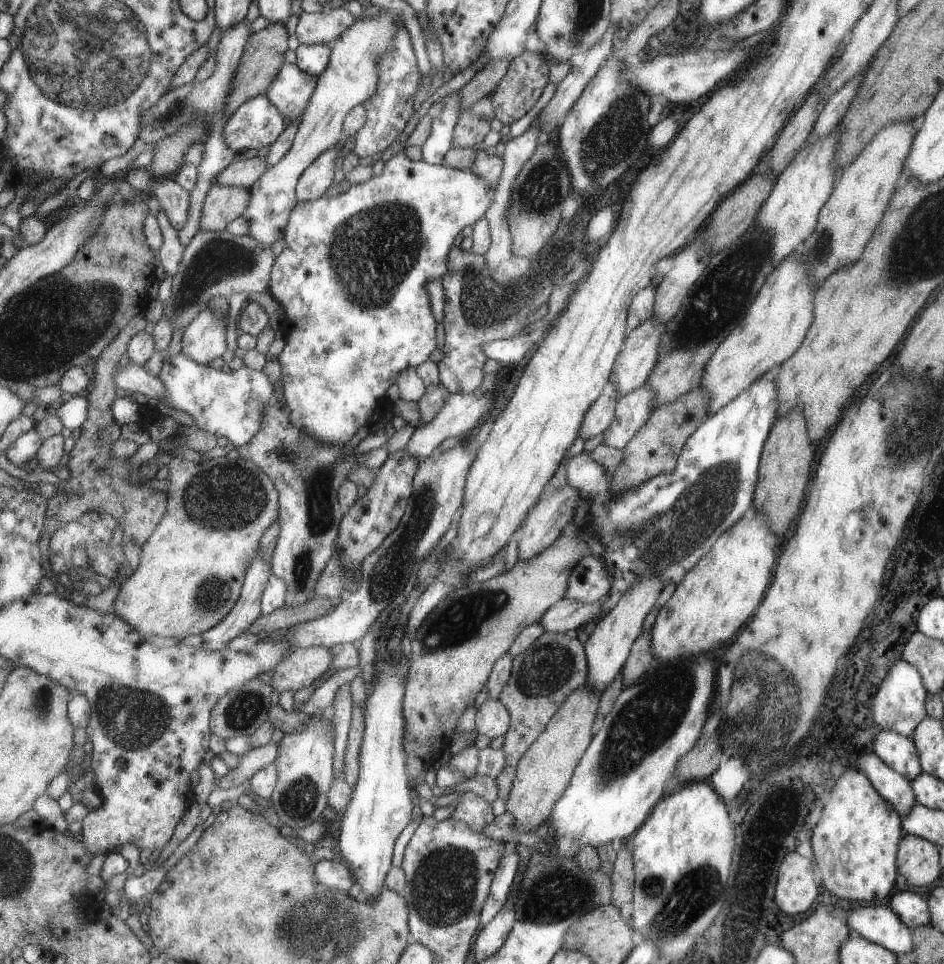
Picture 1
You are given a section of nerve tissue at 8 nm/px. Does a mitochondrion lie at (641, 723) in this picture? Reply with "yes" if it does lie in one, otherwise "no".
yes

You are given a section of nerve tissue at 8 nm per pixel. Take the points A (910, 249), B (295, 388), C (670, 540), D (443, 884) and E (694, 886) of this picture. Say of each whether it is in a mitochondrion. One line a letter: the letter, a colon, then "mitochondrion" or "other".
A: mitochondrion
B: other
C: mitochondrion
D: mitochondrion
E: mitochondrion

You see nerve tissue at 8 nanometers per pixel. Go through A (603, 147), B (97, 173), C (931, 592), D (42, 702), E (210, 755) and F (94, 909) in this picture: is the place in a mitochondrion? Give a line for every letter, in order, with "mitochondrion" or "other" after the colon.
A: mitochondrion
B: other
C: other
D: mitochondrion
E: other
F: other

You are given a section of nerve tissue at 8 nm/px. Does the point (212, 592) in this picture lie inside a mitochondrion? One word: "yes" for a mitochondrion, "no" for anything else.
yes

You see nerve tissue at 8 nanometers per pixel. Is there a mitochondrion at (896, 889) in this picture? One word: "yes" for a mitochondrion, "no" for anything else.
no

